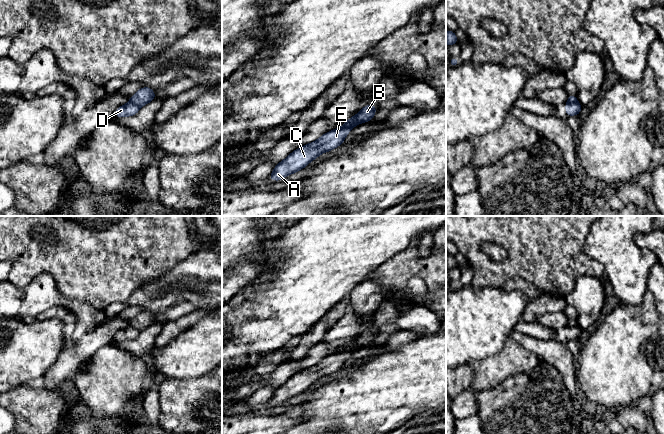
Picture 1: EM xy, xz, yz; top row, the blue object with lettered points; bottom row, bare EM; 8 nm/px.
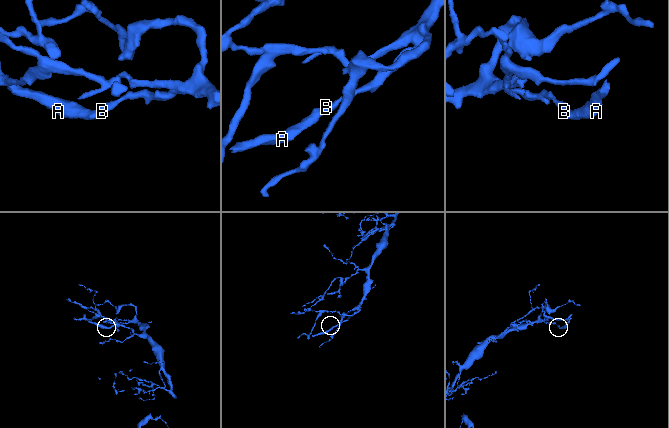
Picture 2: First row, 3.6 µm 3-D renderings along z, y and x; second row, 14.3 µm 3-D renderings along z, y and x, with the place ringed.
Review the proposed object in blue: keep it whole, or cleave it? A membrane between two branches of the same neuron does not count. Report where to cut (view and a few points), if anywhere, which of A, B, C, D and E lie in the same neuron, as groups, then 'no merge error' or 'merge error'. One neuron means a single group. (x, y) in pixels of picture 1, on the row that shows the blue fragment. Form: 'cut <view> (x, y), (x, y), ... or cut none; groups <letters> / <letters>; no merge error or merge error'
cut xz (356, 114), (356, 118), (361, 122); groups A C D E / B; merge error

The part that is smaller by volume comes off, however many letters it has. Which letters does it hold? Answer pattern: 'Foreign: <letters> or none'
Foreign: A, C, D, E

